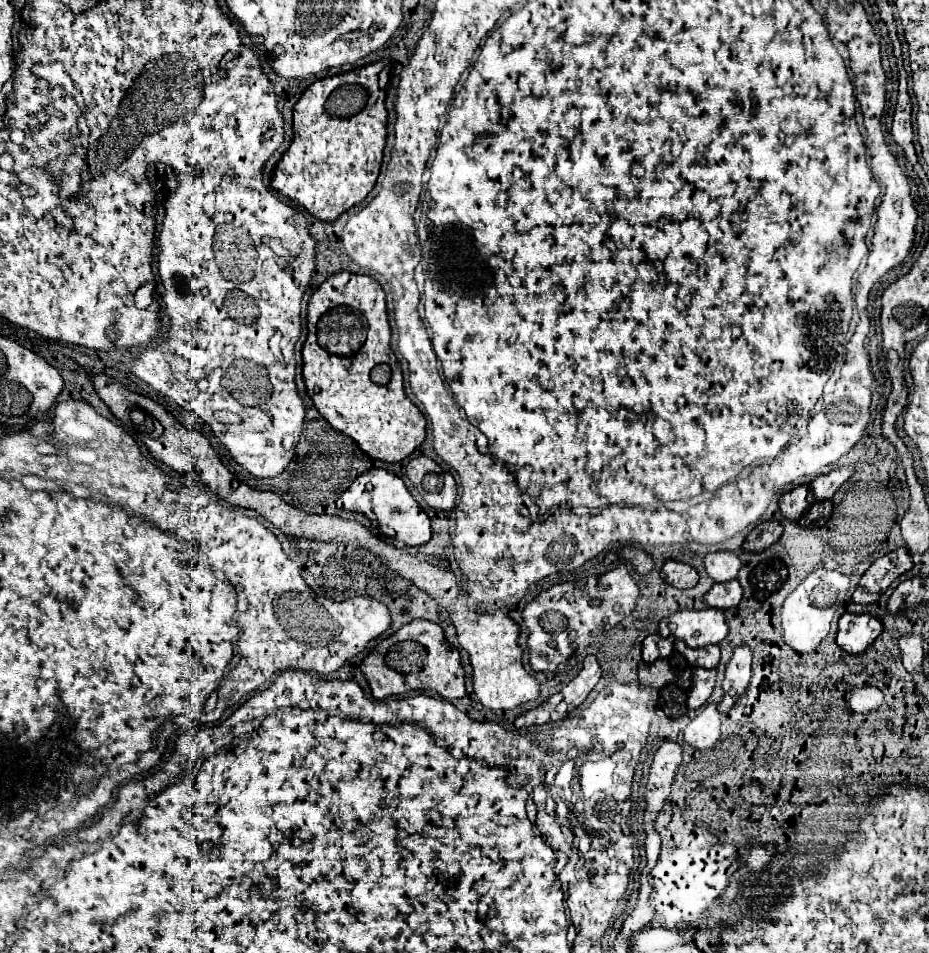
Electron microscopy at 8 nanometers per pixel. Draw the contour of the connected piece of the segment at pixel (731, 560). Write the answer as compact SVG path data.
M720 550L720 552L706 554L704 556L704 566L706 566L706 572L712 580L728 582L728 580L736 578L736 574L740 570L740 560L734 552Z

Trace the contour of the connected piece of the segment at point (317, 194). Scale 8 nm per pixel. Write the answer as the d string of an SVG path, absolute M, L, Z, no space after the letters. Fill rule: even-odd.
M376 62L332 78L316 80L306 92L302 92L294 106L294 138L276 164L270 186L304 206L318 220L334 222L342 212L360 204L376 184L386 144L386 92L378 84L378 74L384 66L386 62ZM340 84L364 84L364 88L368 88L368 108L364 108L360 116L336 120L336 116L328 116L328 112L324 112L324 100L328 100L328 96L332 96L332 88L340 88Z

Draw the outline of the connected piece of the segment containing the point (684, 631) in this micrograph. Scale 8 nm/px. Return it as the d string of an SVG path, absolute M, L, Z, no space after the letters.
M682 610L664 618L658 626L658 634L684 640L690 648L704 648L722 642L728 634L728 626L722 610Z

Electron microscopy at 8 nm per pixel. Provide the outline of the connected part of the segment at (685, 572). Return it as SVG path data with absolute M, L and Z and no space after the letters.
M666 560L660 570L660 578L666 584L672 584L674 588L692 588L698 582L696 570L678 560Z

